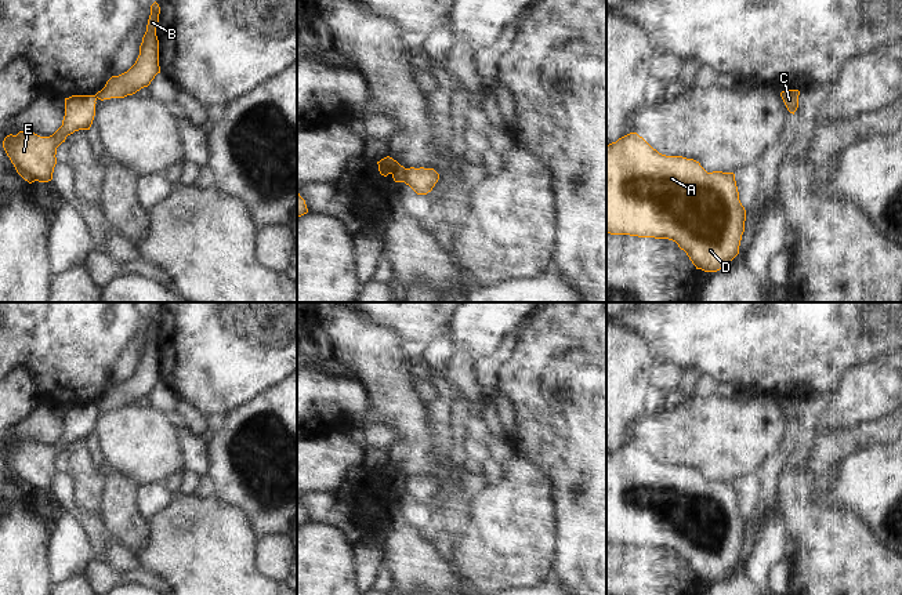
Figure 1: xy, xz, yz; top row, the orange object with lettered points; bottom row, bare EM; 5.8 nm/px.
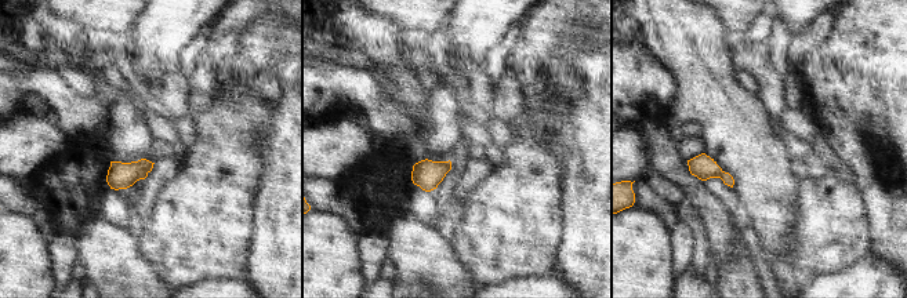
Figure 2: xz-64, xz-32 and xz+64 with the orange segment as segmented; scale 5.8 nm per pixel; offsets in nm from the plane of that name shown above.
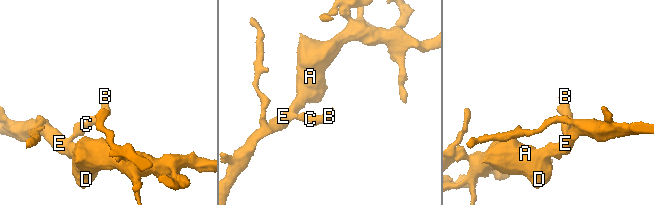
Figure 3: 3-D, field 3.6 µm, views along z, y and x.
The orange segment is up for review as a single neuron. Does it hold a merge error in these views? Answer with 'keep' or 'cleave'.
cleave

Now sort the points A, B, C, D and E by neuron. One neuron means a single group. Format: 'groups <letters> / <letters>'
groups A D E / B C

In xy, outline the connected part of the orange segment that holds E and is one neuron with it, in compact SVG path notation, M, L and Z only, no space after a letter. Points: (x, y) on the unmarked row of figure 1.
M72 404L65 407L62 435L50 446L40 446L32 440L7 445L3 457L17 482L29 493L52 489L57 474L57 457L66 446L79 439L90 439L95 425L95 404Z

